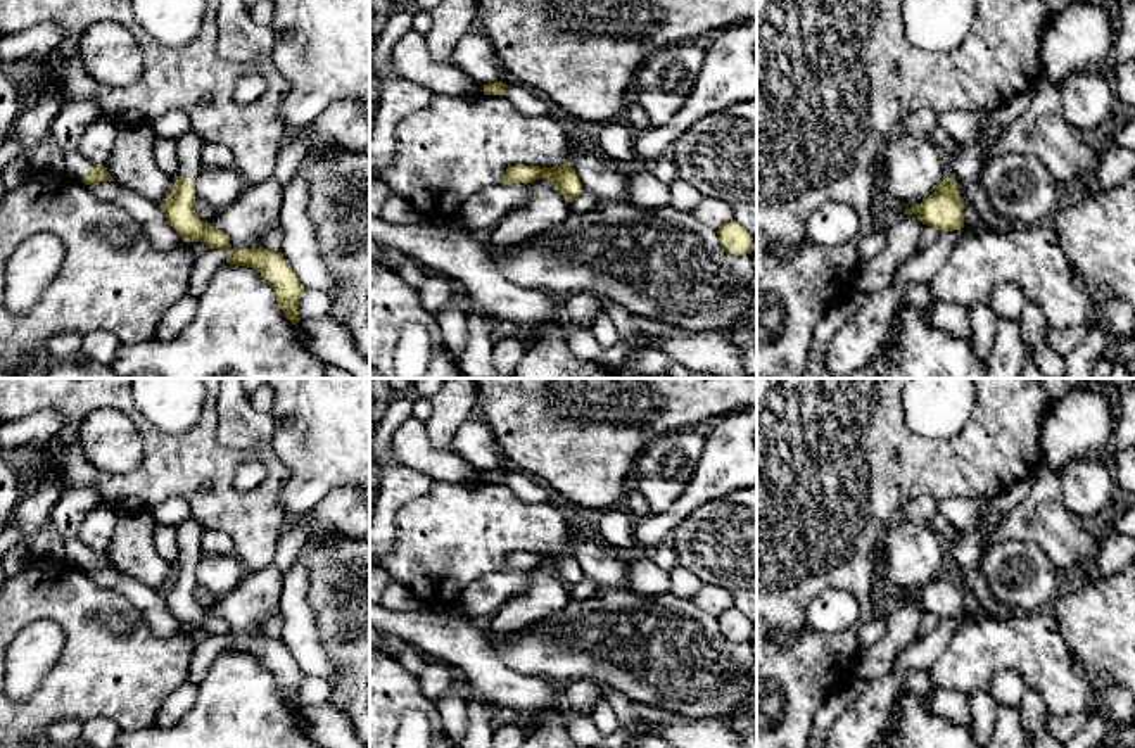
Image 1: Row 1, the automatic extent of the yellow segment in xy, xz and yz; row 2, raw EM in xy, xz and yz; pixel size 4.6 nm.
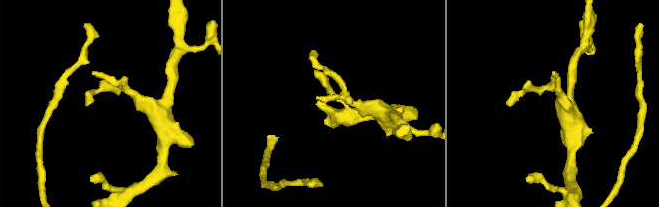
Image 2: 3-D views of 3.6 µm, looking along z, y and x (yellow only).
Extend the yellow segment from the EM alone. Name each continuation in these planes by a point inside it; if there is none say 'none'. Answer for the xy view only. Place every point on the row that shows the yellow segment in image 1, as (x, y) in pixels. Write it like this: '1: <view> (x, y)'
1: xy (189, 147)
2: xy (76, 166)

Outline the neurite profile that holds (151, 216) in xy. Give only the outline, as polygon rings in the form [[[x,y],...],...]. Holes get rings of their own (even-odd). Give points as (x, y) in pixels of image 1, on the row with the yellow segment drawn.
[[[98,181],[86,185],[98,199],[121,206],[147,233],[155,250],[176,250],[183,238],[169,225],[162,204],[117,185],[116,181]]]

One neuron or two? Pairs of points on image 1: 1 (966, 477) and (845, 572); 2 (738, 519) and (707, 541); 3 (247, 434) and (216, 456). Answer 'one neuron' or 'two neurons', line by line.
1: one neuron
2: one neuron
3: two neurons

